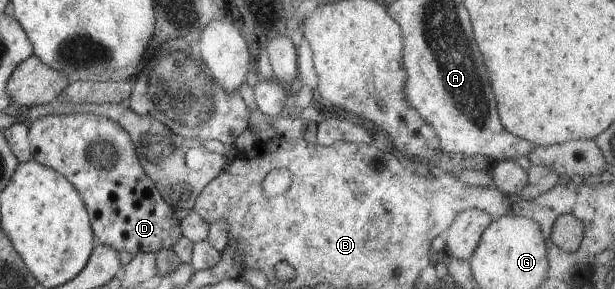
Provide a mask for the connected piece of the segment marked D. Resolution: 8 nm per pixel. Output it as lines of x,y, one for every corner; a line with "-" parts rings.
91,113
51,115
39,118
30,124
28,135
32,160
65,176
81,195
98,243
113,248
118,253
125,251
137,256
139,253
169,250
184,236
179,226
181,220
175,217
175,208
165,202
155,182
147,176
130,134
117,122

